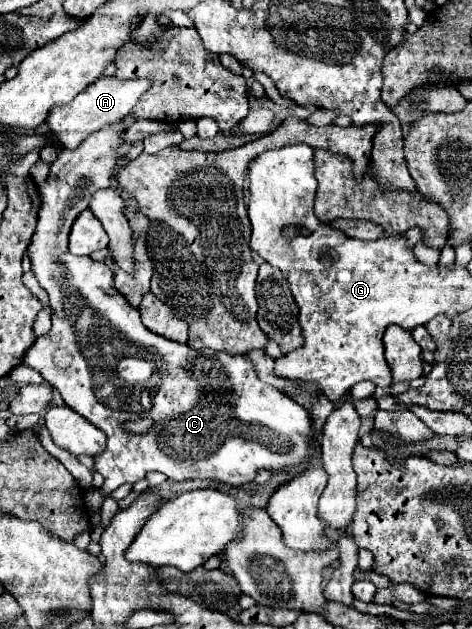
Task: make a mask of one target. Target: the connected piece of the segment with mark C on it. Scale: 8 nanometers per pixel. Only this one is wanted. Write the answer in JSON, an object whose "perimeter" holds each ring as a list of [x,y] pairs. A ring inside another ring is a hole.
{"perimeter":[[[119,122],[119,124],[113,124],[113,126],[107,126],[95,134],[91,134],[79,148],[75,150],[61,150],[59,158],[51,164],[51,172],[45,180],[45,184],[39,184],[39,196],[41,196],[41,210],[39,210],[39,222],[37,222],[37,228],[35,228],[35,234],[31,238],[31,246],[29,246],[29,258],[31,258],[31,270],[35,272],[41,288],[47,290],[49,294],[49,300],[51,300],[51,310],[53,310],[53,326],[47,334],[39,336],[33,344],[33,348],[29,348],[29,352],[25,354],[25,364],[31,366],[33,370],[37,370],[45,380],[49,380],[49,384],[61,392],[63,396],[63,402],[73,408],[75,412],[79,412],[83,418],[87,418],[91,424],[95,424],[99,430],[103,430],[107,434],[107,448],[105,452],[97,454],[93,460],[93,472],[101,474],[105,478],[103,486],[99,488],[103,498],[107,498],[115,488],[119,488],[121,484],[135,484],[137,480],[145,478],[149,472],[161,472],[165,474],[167,478],[171,480],[189,480],[189,478],[201,478],[201,480],[217,480],[217,482],[223,482],[223,484],[229,484],[229,486],[243,486],[243,484],[249,484],[253,482],[255,474],[265,468],[265,470],[279,470],[279,472],[285,472],[285,468],[289,466],[301,466],[301,460],[305,462],[305,456],[309,454],[309,442],[313,440],[313,430],[311,430],[311,420],[309,420],[309,414],[305,408],[301,408],[297,402],[293,402],[289,396],[283,396],[277,388],[261,382],[257,376],[255,376],[255,370],[253,370],[253,364],[243,356],[231,356],[227,352],[217,352],[217,350],[211,350],[211,348],[203,348],[203,350],[195,350],[187,344],[177,344],[175,340],[169,340],[169,338],[163,338],[163,336],[157,336],[153,334],[151,330],[147,330],[139,318],[139,310],[133,308],[115,288],[113,288],[113,272],[111,268],[105,264],[105,262],[95,262],[91,260],[89,256],[73,256],[71,252],[67,252],[67,236],[69,236],[69,230],[71,230],[71,224],[73,220],[81,214],[81,210],[85,210],[89,206],[89,198],[91,194],[97,190],[97,188],[109,188],[111,182],[113,182],[113,176],[115,176],[115,166],[117,166],[117,148],[123,144],[123,134],[125,130],[125,124]],[[149,380],[155,380],[157,382],[157,388],[147,388],[147,382]],[[123,384],[131,390],[129,394],[123,394]],[[141,416],[145,418],[151,418],[153,420],[153,428],[149,432],[143,432],[143,434],[133,434],[133,432],[125,432],[125,422],[129,420],[139,420]]]}

